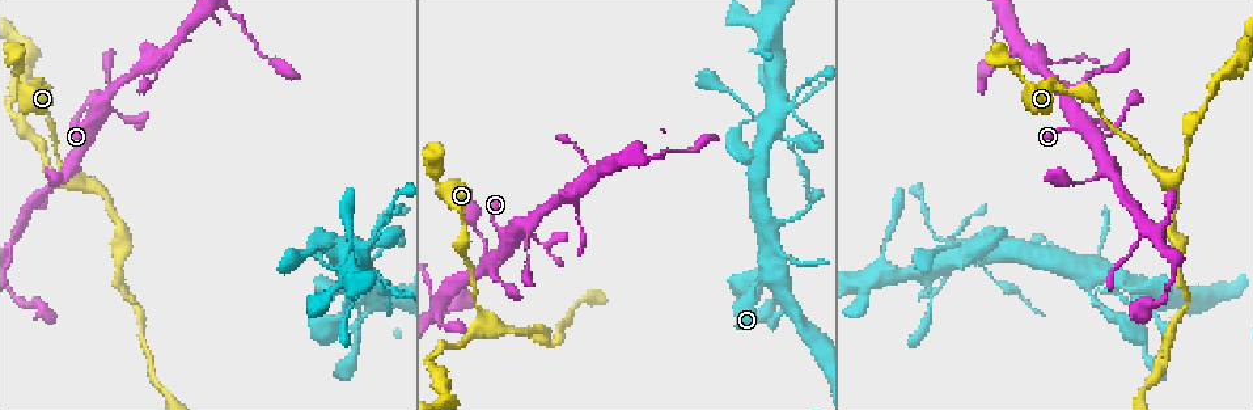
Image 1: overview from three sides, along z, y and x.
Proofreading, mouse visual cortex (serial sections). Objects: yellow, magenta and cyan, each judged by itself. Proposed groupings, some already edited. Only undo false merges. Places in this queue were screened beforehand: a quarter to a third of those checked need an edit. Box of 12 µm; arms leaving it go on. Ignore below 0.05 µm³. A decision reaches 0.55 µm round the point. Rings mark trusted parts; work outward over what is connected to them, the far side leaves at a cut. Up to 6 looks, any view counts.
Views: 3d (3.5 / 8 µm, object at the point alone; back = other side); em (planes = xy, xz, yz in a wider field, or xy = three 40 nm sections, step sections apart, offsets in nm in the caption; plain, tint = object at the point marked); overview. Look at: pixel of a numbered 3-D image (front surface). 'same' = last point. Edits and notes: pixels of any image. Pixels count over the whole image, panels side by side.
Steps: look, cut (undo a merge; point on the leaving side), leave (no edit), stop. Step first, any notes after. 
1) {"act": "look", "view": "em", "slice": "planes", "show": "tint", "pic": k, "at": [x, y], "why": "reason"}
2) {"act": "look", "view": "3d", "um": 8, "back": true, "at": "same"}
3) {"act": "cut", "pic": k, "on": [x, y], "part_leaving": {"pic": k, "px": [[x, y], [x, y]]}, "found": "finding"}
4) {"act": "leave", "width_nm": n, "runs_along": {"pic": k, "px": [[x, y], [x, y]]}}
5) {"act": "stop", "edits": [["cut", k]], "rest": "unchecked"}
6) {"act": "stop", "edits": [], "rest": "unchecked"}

{"act": "look", "view": "3d", "um": 8, "pic": 1, "at": [1117, 279]}

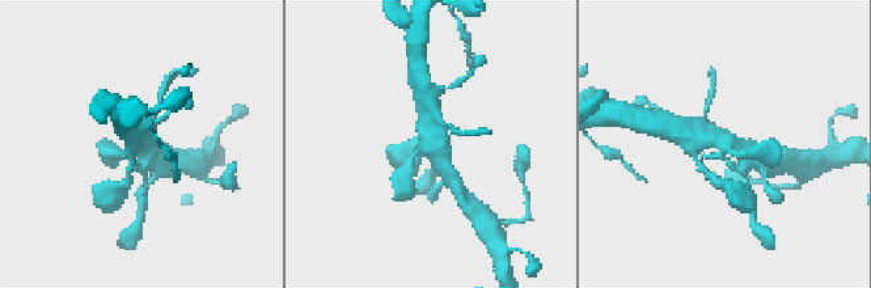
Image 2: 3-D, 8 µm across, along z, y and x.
{"act": "look", "view": "em", "slice": "xy", "step": 1, "show": "tint", "pic": 2, "at": [720, 140], "why": "need the tissue"}

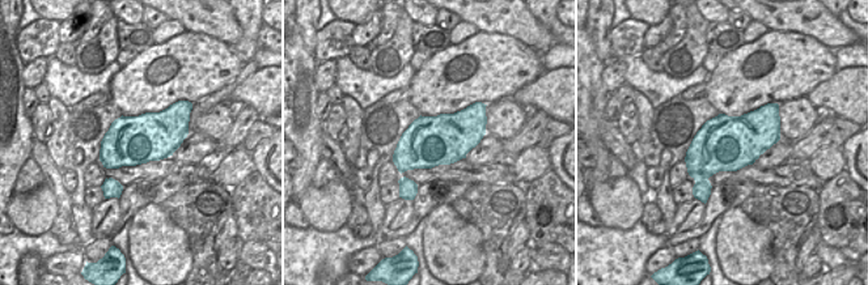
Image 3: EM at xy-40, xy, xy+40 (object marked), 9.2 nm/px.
{"act": "leave", "runs_along": {"pic": 2, "px": [[748, 153], [685, 135]]}, "found": "continuous, no second cell"}

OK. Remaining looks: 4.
{"act": "look", "view": "3d", "um": 3.5, "pic": 1, "at": [995, 244], "why": "sharp bend"}

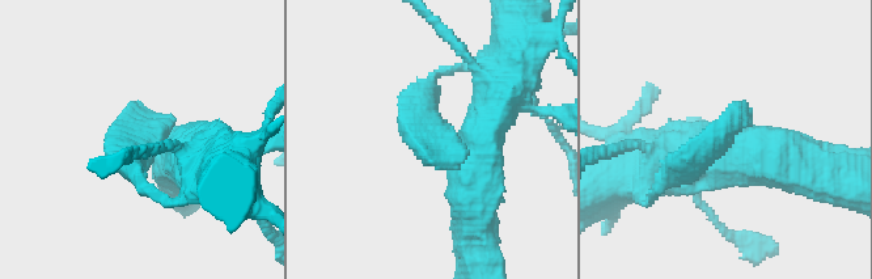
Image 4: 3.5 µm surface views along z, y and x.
{"act": "look", "view": "em", "slice": "xy", "step": 2, "show": "tint", "pic": 4, "at": [453, 138], "why": "now the EM"}

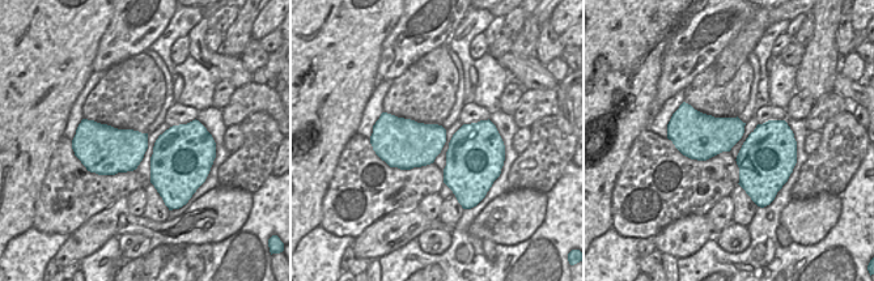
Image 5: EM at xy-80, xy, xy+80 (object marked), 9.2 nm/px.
{"act": "leave", "runs_along": {"pic": 4, "px": [[469, 187], [481, 134], [424, 125], [432, 80]]}, "found": "one cell here"}

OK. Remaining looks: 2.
{"act": "look", "view": "3d", "um": 8, "pic": 1, "at": [121, 114], "why": "abrupt turn"}

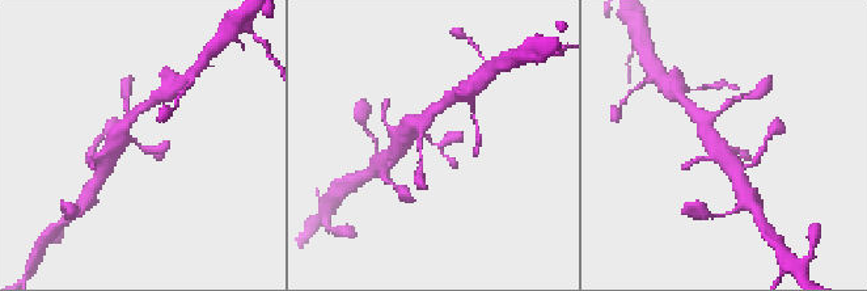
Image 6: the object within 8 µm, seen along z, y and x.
{"act": "look", "view": "em", "slice": "planes", "show": "tint", "pic": 6, "at": [428, 141]}

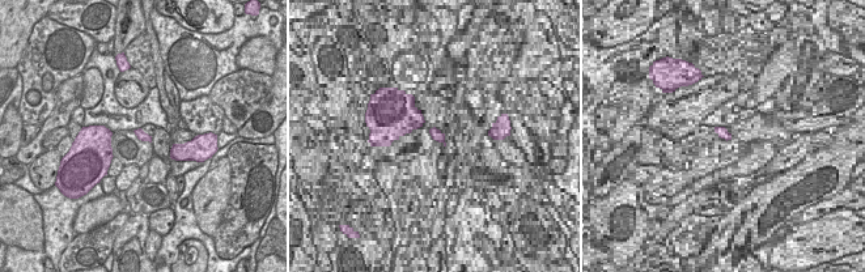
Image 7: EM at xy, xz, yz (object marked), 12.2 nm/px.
{"act": "leave", "runs_along": {"pic": 6, "px": [[110, 148], [134, 139], [160, 150], [166, 140]]}, "found": "continuous, no second cell"}

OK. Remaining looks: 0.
{"act": "stop", "edits": [], "rest": "unchecked"}

